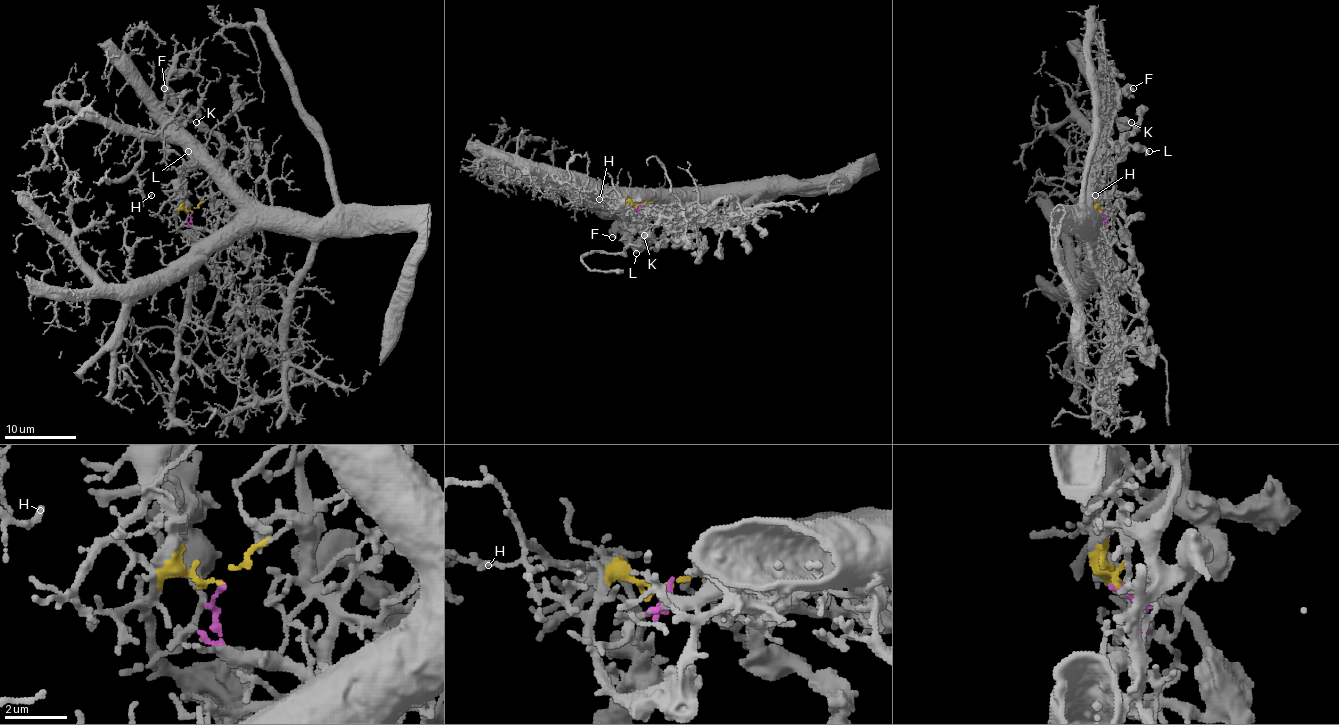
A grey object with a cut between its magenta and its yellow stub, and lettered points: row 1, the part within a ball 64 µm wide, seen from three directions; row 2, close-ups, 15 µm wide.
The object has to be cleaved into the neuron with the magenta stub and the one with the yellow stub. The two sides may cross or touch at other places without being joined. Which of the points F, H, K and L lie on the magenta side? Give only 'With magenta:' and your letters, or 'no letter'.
With magenta: H

